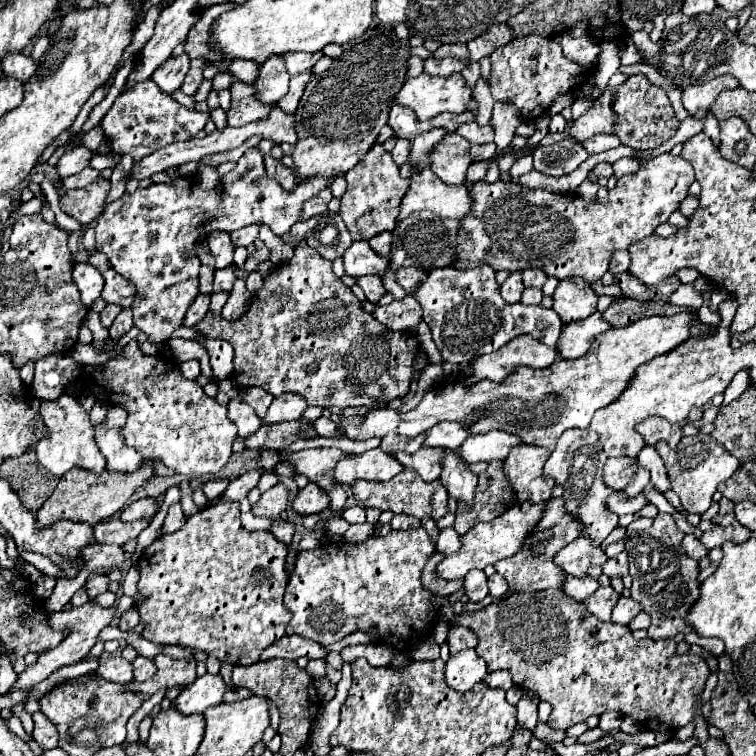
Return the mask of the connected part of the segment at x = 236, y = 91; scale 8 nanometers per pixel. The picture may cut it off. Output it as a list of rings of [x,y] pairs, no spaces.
[[[240,80],[232,82],[232,106],[226,112],[228,114],[228,126],[244,126],[254,120],[262,120],[268,116],[272,106],[256,104],[256,98],[252,98],[252,86],[244,84]]]

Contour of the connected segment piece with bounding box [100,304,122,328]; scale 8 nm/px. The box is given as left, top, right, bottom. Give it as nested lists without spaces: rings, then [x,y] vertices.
[[[106,304],[106,308],[100,312],[100,322],[102,322],[102,326],[108,328],[120,310],[122,310],[122,308],[118,308],[118,304]]]

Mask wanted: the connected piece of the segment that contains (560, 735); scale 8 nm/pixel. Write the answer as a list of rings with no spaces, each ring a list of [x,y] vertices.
[[[538,722],[537,726],[533,731],[533,736],[536,737],[541,742],[561,742],[565,737],[565,731],[555,730],[548,726],[548,724],[543,722]]]

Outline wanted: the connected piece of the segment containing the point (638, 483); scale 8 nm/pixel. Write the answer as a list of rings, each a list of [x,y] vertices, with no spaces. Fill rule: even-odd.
[[[637,466],[636,478],[624,489],[629,497],[642,493],[644,488],[650,482],[650,473],[642,466]]]

